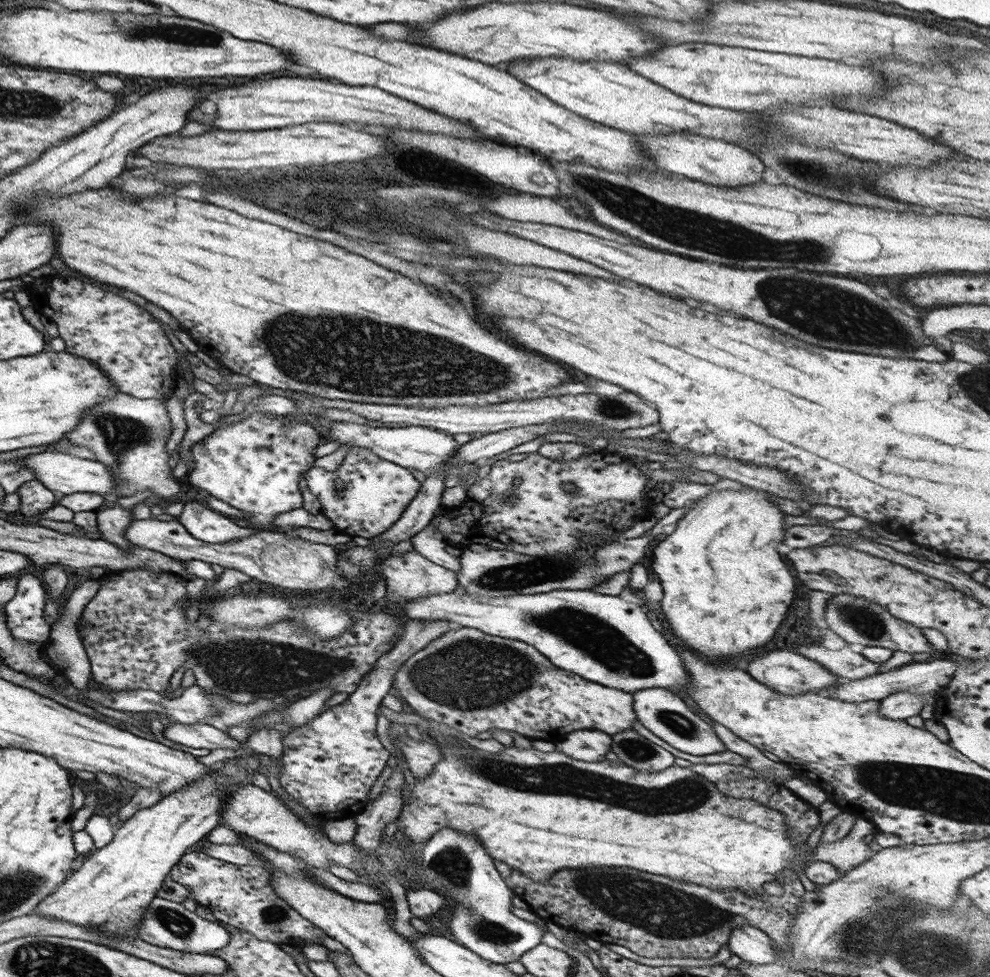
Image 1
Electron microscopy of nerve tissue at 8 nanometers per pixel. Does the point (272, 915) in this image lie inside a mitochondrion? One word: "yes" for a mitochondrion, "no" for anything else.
yes

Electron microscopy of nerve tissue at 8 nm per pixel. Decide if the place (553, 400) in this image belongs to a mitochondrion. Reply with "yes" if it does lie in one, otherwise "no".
no

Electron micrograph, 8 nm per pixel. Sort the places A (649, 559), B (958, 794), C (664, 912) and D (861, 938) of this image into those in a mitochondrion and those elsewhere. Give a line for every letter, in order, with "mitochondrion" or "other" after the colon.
A: other
B: mitochondrion
C: mitochondrion
D: mitochondrion

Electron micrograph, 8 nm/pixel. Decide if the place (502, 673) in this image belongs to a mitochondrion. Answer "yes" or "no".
yes

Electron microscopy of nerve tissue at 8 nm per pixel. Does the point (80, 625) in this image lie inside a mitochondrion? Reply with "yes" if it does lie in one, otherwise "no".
no

